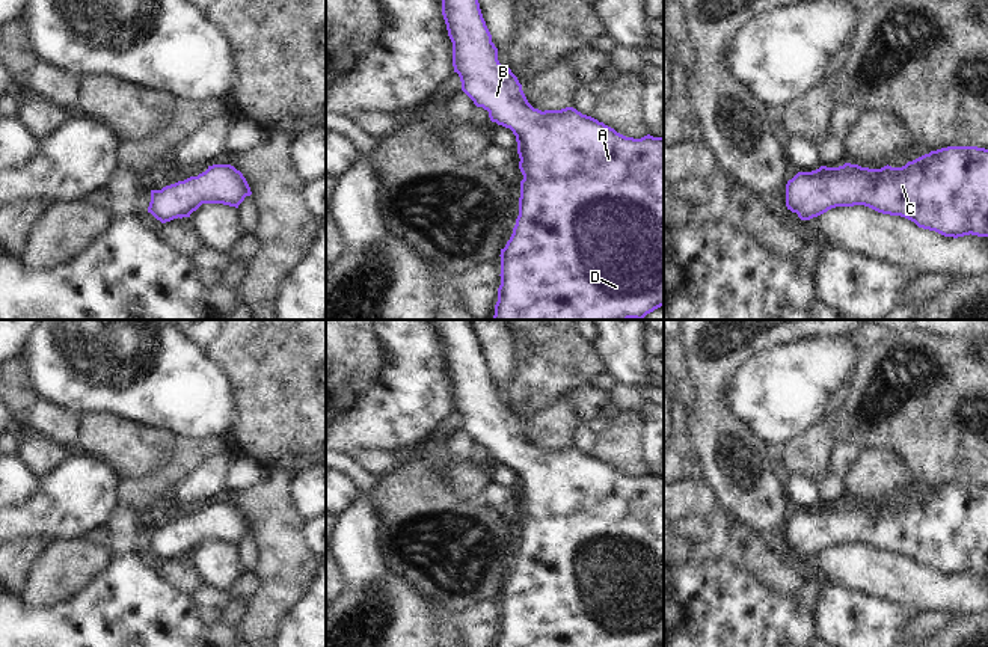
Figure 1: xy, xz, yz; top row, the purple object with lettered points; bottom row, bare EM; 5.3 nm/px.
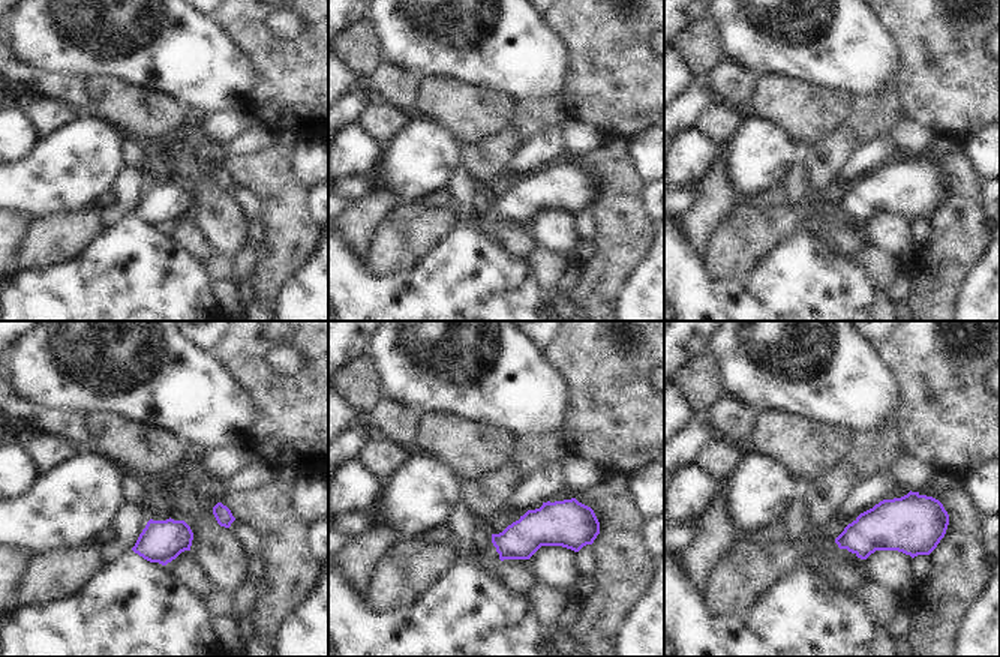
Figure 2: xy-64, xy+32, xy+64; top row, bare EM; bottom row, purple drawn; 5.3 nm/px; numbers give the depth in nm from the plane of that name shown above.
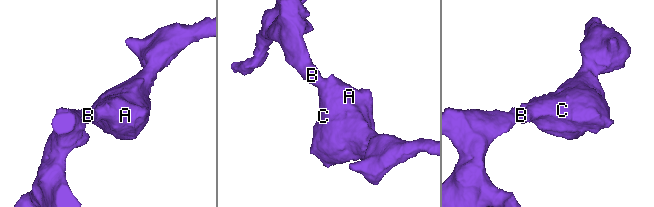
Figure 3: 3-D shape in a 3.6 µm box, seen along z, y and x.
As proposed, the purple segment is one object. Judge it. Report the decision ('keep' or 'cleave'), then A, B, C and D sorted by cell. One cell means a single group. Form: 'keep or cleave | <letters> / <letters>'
keep | A B C D

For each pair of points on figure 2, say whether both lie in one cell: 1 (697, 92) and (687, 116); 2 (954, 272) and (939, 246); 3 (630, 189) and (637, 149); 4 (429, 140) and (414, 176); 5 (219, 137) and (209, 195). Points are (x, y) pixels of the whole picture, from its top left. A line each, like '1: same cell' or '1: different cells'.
1: same cell
2: same cell
3: different cells
4: same cell
5: different cells

